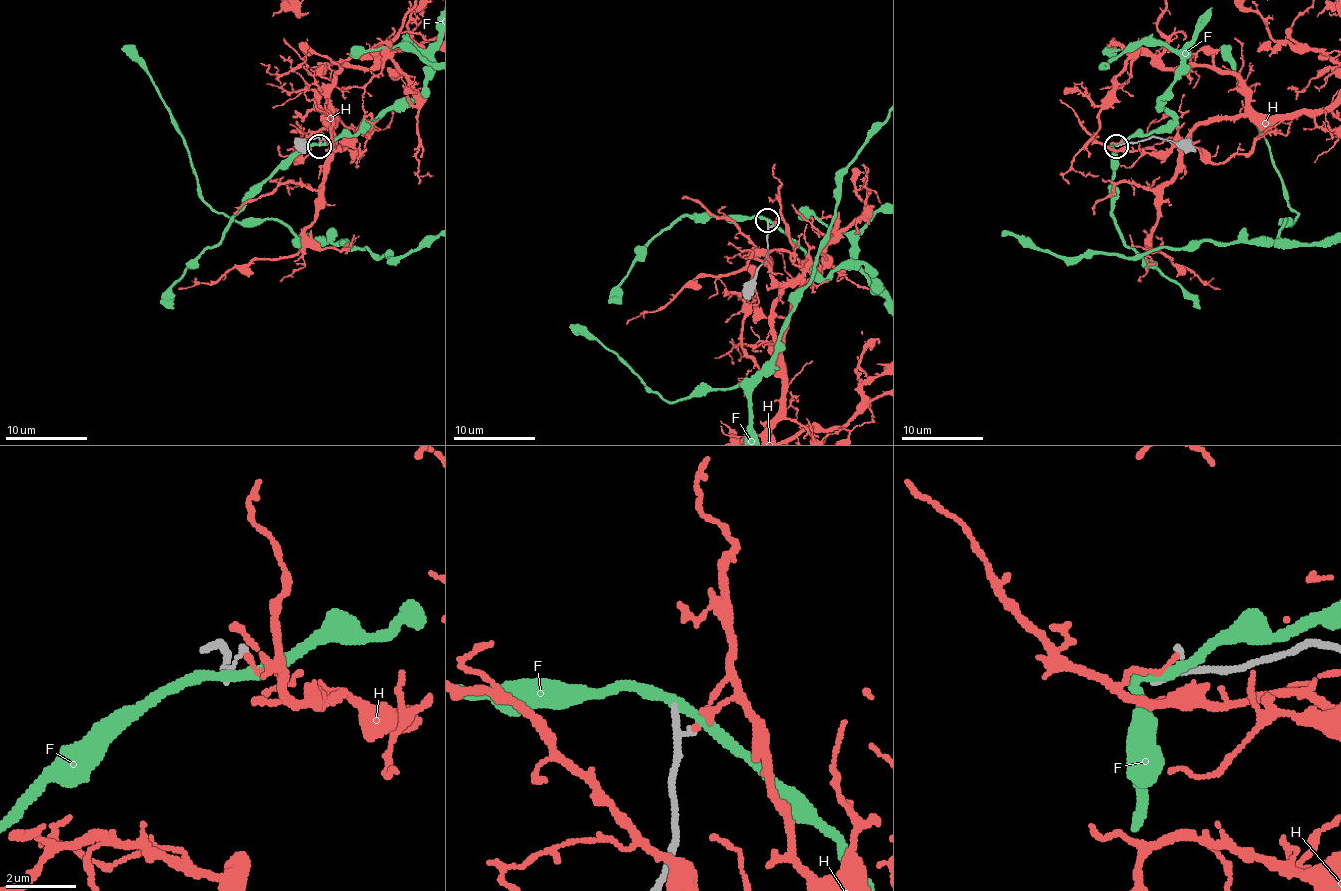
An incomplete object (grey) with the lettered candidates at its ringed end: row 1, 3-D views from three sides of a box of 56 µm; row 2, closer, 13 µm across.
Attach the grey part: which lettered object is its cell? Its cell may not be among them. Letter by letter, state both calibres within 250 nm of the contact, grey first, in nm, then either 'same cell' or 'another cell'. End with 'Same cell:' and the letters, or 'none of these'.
F: calibres 150 and 280 nm; another cell
H: calibres 150 and 120 nm; another cell
Same cell: none of these

